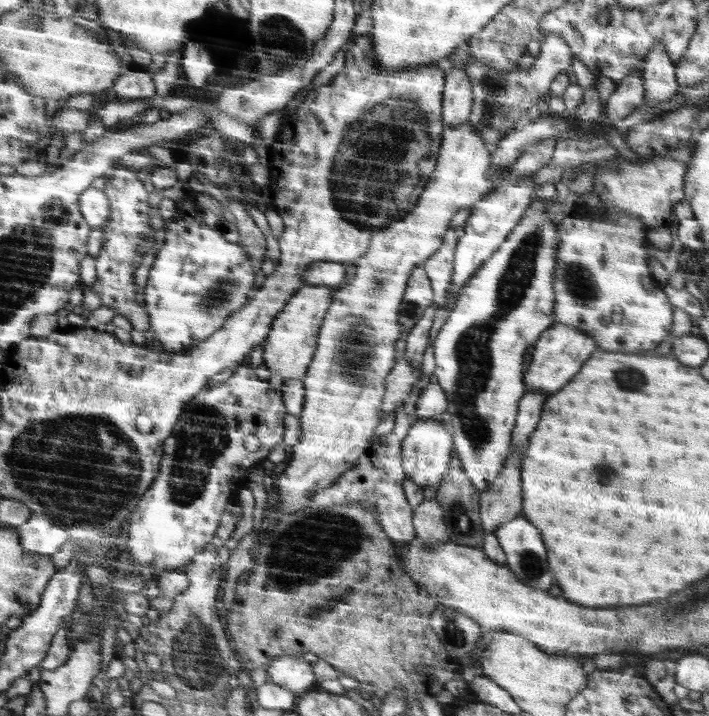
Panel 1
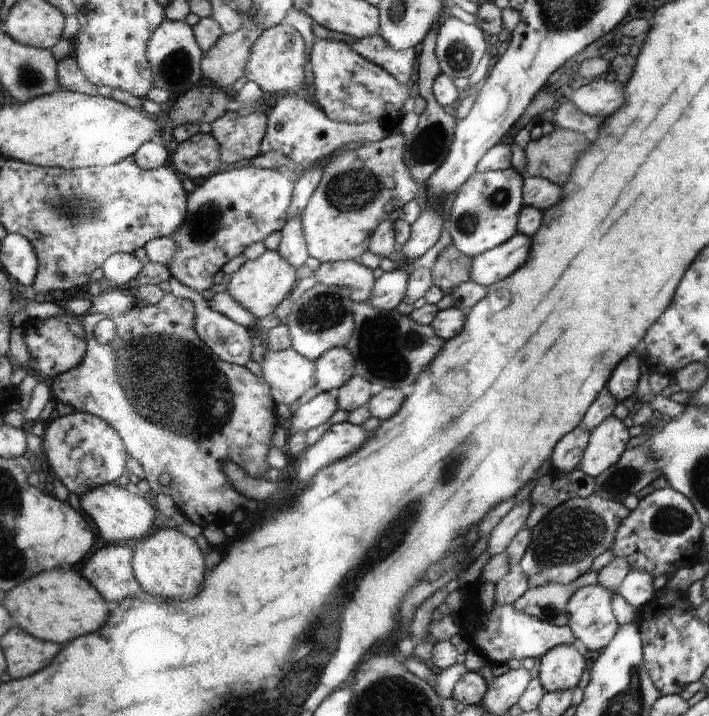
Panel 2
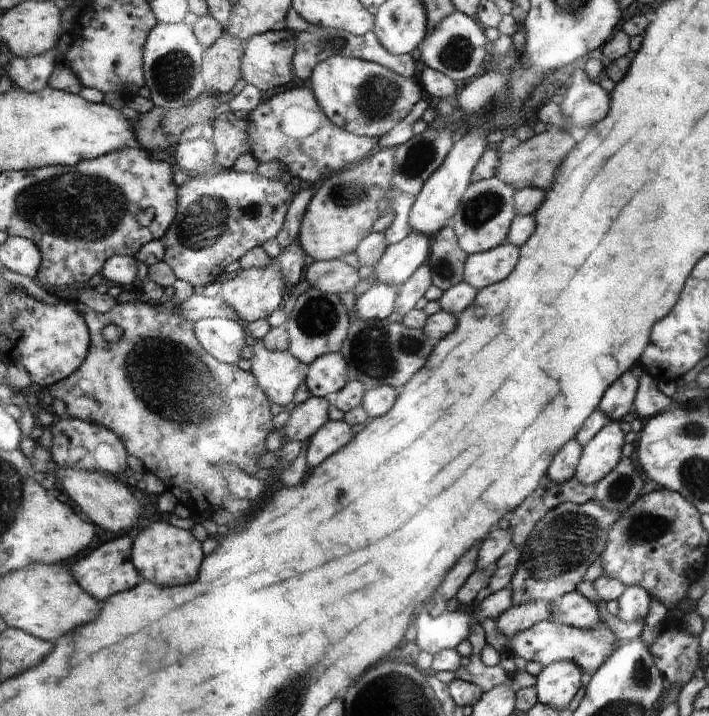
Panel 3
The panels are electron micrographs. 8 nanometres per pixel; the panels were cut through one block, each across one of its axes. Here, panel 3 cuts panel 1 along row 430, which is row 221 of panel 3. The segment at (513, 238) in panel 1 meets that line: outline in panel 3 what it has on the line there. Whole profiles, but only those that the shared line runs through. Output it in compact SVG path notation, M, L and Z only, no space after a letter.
M501 177L472 182L465 192L461 205L450 224L457 234L457 241L468 255L490 251L506 243L512 230L513 220L517 218L517 189Z

